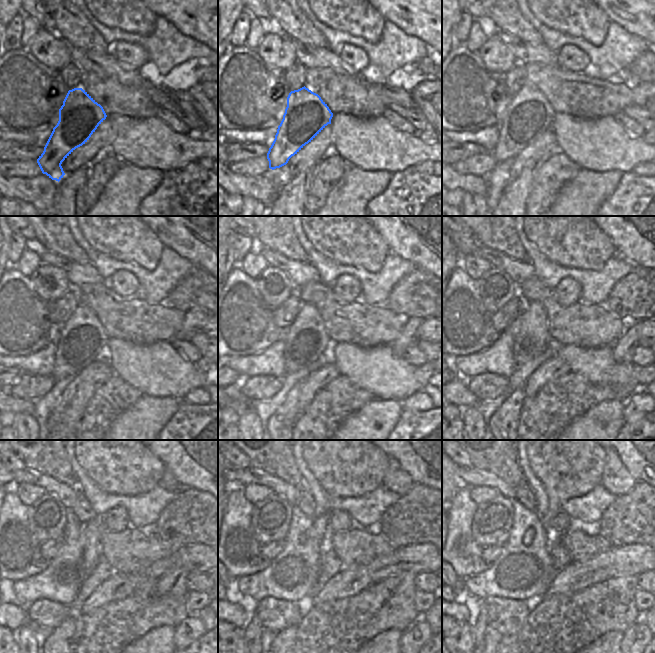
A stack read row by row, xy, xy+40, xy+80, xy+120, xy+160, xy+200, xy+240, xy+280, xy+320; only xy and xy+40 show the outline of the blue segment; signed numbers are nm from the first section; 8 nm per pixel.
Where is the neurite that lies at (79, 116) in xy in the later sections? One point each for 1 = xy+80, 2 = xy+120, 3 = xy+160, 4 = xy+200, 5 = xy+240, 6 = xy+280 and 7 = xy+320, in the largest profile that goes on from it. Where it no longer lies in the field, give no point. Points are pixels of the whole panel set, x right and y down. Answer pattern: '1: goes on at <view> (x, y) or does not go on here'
1: goes on at xy+80 (529, 114)
2: goes on at xy+120 (82, 340)
3: goes on at xy+160 (306, 339)
4: goes on at xy+200 (533, 337)
5: goes on at xy+240 (92, 549)
6: goes on at xy+280 (320, 522)
7: goes on at xy+320 (568, 462)

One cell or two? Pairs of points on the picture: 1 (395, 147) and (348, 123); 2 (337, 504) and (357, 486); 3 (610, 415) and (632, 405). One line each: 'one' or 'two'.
1: one
2: two
3: two

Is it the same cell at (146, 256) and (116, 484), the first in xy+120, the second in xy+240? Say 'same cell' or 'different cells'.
same cell

